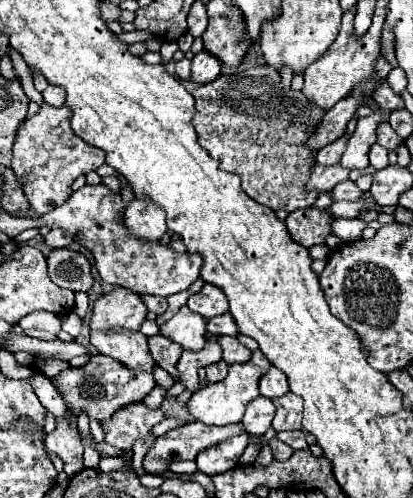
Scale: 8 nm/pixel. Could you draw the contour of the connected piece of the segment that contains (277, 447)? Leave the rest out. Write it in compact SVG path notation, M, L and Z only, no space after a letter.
M276 438L270 440L270 448L272 448L276 460L288 460L288 458L294 454L294 450L292 450L288 444L284 444L284 442L276 440Z

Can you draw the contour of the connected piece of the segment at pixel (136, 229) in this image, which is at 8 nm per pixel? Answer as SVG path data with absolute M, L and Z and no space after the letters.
M148 196L134 198L124 210L124 220L130 232L144 240L160 240L168 230L162 208L158 208L158 204L154 204Z

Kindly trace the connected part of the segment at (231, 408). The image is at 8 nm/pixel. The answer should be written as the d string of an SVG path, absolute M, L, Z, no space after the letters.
M256 350L246 364L232 364L228 368L228 376L222 382L208 384L206 388L202 388L202 390L192 394L192 398L188 400L190 414L196 420L204 422L204 424L216 424L216 426L226 426L226 424L242 422L246 404L260 396L258 380L268 372L268 368L270 368L270 362L266 360L266 356L260 350Z

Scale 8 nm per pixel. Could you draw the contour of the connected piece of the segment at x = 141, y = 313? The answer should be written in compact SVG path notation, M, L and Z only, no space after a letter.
M114 288L108 294L102 294L94 302L94 312L90 320L92 330L140 330L146 320L148 308L142 302L142 296L130 292L128 288Z

